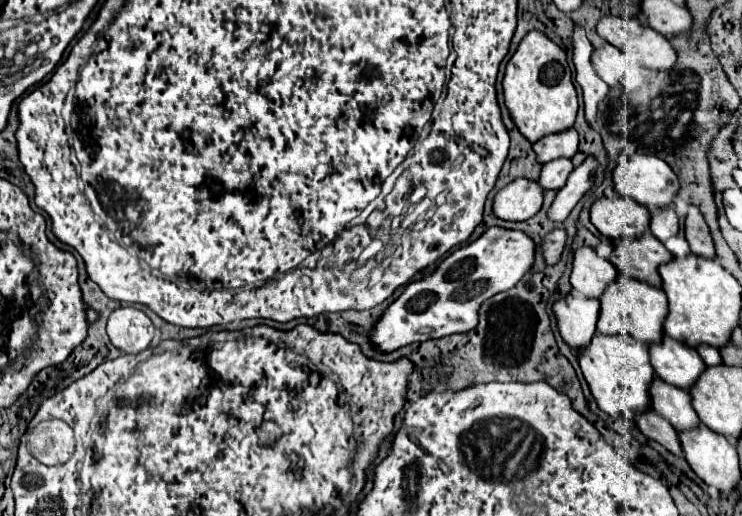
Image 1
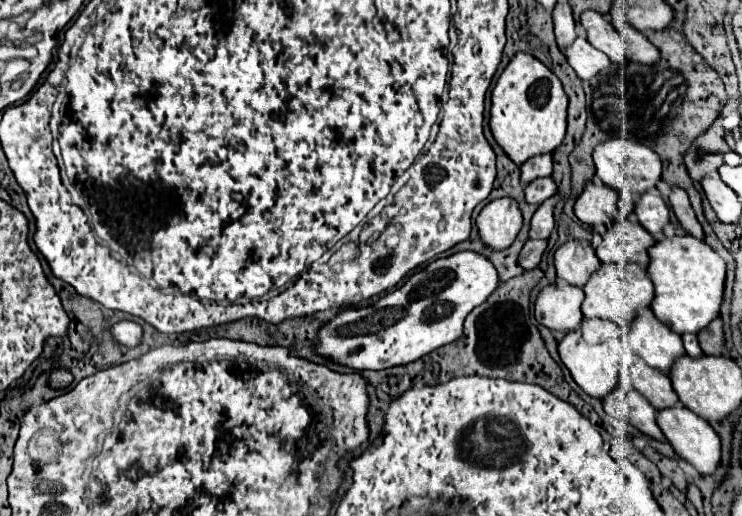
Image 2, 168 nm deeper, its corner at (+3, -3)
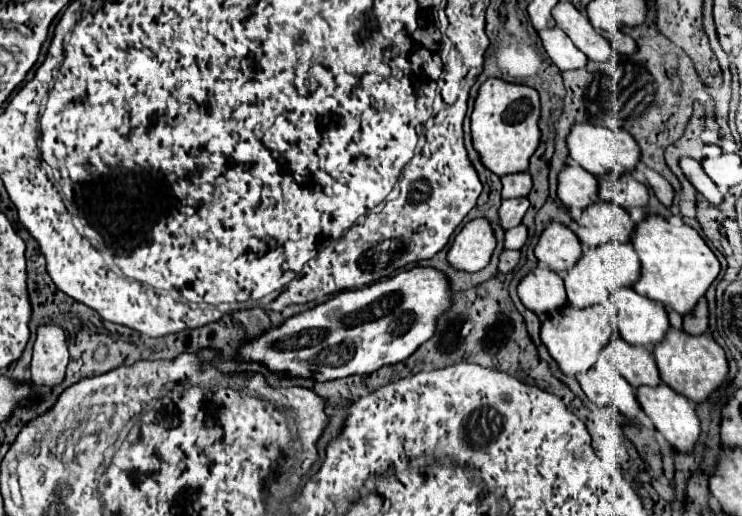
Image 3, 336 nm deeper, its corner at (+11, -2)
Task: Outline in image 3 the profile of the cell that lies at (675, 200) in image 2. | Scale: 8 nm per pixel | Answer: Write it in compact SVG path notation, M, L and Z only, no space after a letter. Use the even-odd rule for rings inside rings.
M645 169L645 177L647 177L647 183L651 185L653 193L657 195L657 199L659 199L665 207L671 207L671 201L673 201L673 195L675 195L673 187L671 187L657 171L653 171L653 169Z

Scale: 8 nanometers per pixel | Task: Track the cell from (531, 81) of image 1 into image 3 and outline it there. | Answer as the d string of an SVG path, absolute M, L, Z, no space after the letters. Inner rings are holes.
M487 79L479 87L475 107L471 113L471 141L479 153L481 163L497 177L527 171L529 157L539 145L539 93L517 83L501 83Z

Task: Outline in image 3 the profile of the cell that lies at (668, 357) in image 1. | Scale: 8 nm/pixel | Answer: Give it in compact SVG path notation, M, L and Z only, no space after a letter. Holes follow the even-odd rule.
M617 287L615 291L609 293L607 303L595 303L595 305L603 305L607 309L613 331L617 327L617 331L621 331L621 337L631 345L643 345L647 349L653 349L665 337L665 331L669 329L667 313L661 307L661 303L635 293L633 287Z

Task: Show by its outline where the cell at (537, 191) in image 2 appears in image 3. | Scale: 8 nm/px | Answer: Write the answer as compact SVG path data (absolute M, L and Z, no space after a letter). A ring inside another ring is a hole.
M527 197L525 199L507 199L507 201L503 201L501 207L499 207L499 225L503 229L511 229L511 227L521 225L521 219L523 219L527 207L529 207Z

